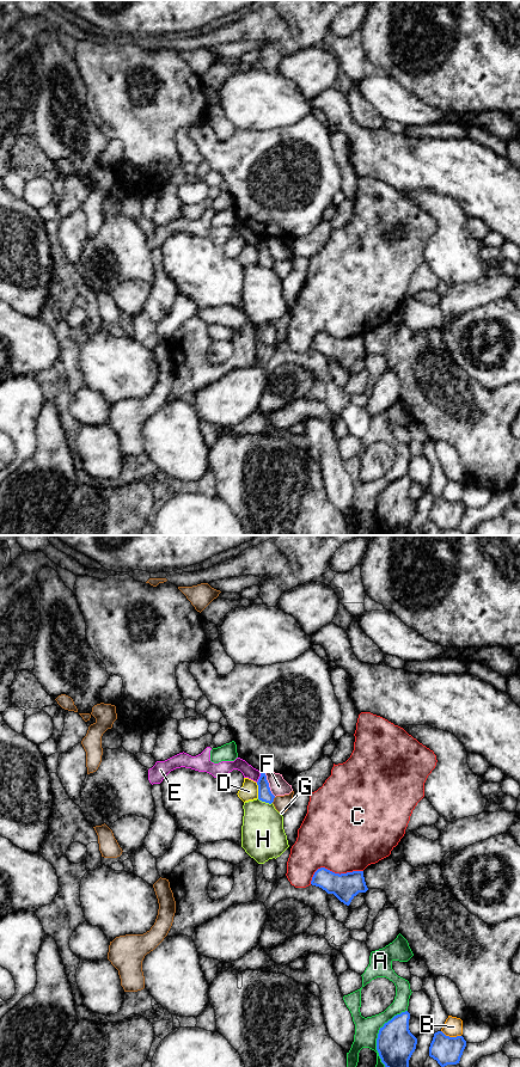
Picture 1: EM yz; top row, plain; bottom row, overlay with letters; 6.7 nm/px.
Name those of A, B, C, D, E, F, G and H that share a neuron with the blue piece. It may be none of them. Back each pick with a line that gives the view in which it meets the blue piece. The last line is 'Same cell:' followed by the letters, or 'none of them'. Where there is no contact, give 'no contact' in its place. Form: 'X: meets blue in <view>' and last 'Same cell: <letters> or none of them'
Same cell: none of them

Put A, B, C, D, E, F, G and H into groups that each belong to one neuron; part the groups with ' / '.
A / B / C / D / E / F / G / H

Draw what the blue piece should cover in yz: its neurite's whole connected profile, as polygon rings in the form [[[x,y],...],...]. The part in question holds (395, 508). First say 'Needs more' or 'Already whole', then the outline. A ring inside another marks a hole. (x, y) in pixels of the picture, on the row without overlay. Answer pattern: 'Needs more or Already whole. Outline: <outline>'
Already whole. Outline: [[[402,477],[379,495],[377,515],[381,527],[390,535],[406,535],[416,514],[417,503],[409,495],[409,484],[410,478]]]

